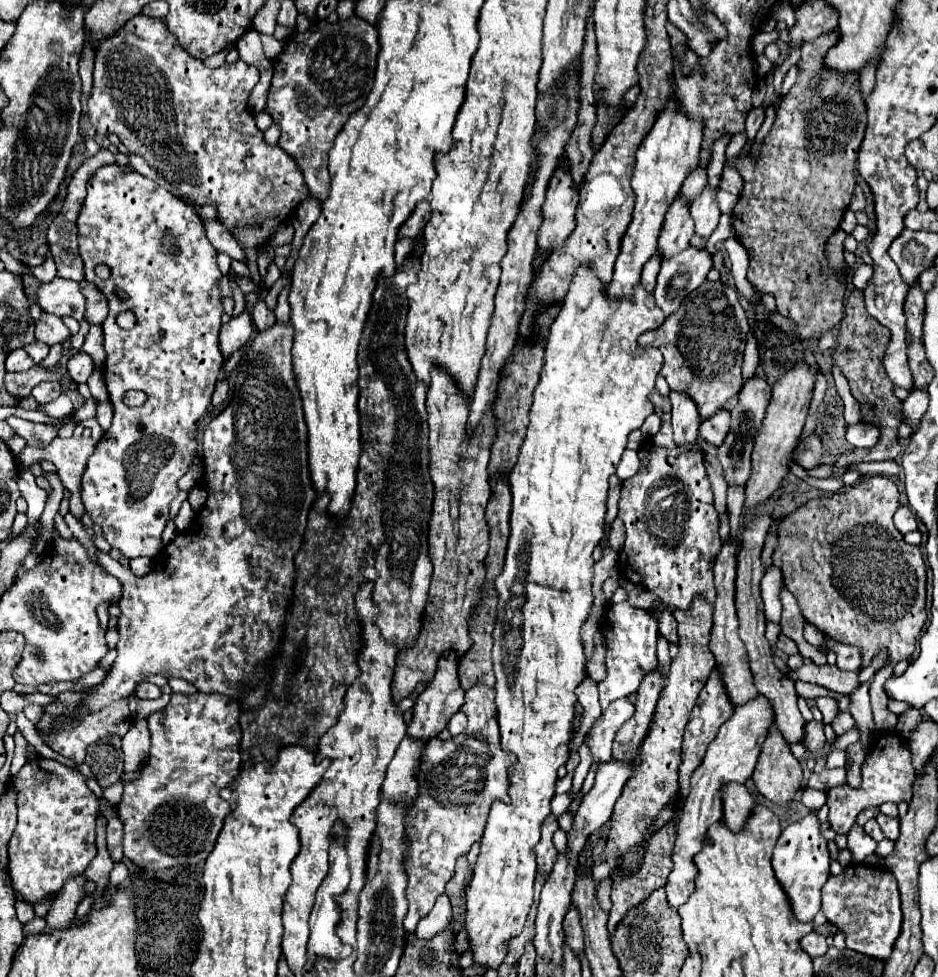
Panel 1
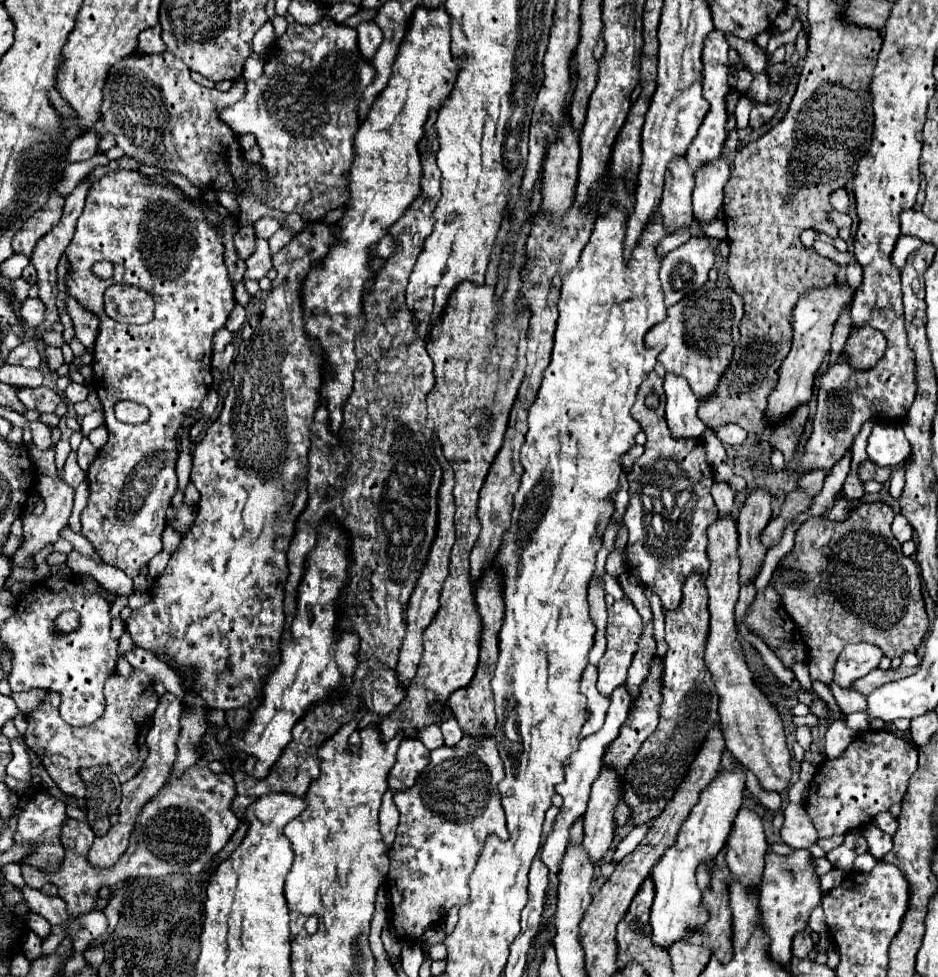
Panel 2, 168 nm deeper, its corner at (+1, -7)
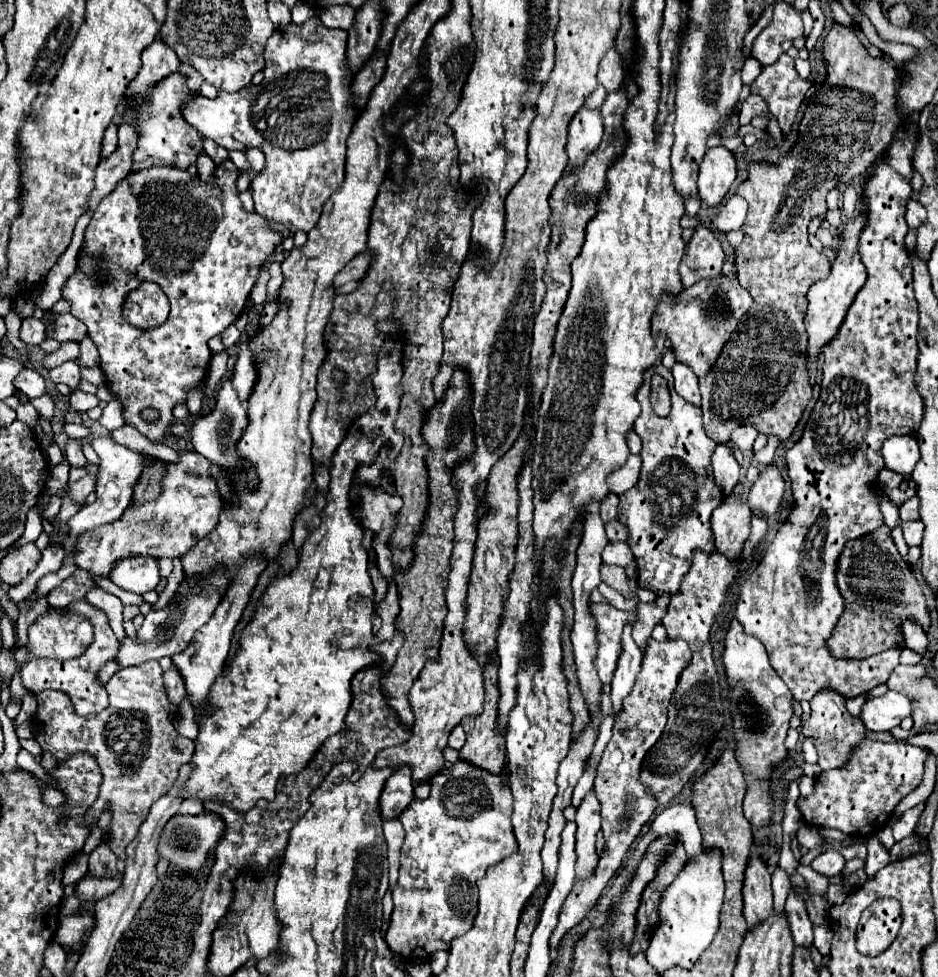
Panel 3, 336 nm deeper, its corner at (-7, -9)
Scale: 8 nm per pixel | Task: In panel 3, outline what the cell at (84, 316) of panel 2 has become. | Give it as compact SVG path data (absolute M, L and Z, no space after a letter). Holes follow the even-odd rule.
M84 338L80 342L80 356L78 356L76 364L80 368L94 368L94 366L98 366L98 362L100 362L98 360L98 350L96 350L94 342L90 338Z

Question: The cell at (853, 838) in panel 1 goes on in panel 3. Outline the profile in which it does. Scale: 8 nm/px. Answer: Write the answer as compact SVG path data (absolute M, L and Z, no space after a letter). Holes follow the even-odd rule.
M826 850L826 852L822 852L818 858L814 858L810 862L810 868L816 870L818 874L826 876L826 878L834 878L834 876L838 876L844 870L844 864L846 862L844 862L844 858L838 852Z

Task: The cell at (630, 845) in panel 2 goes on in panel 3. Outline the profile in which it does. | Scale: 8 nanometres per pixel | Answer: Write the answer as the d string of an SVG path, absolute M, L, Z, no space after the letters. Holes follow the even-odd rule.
M674 804L664 808L660 814L656 814L650 828L660 836L680 834L688 860L694 860L702 852L702 834L696 824L694 810L688 804Z

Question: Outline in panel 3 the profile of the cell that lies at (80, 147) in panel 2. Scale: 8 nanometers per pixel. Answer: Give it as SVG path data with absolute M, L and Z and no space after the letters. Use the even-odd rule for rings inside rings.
M110 124L110 126L106 128L104 142L102 142L102 158L108 158L108 156L110 156L110 154L116 150L116 144L118 144L116 130L118 130L118 126L116 126L116 124Z

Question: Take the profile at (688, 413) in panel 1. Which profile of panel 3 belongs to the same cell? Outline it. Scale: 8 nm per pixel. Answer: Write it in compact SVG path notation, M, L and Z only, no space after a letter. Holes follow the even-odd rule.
M676 362L672 368L674 374L674 388L676 392L690 404L700 406L700 390L698 390L698 378L686 364Z

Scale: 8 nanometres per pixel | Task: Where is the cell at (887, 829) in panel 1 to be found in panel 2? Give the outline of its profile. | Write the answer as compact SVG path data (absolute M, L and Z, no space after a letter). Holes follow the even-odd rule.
M868 826L862 834L864 834L866 840L868 840L870 852L872 852L878 860L882 860L882 856L888 854L888 852L892 850L892 836L886 834L886 832L882 832L880 828L876 828L876 826Z

